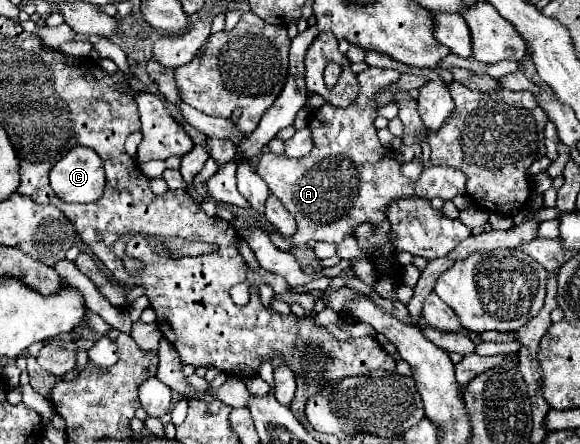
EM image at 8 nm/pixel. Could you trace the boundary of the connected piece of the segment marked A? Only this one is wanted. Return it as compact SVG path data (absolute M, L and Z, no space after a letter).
M366 68L364 72L358 74L358 86L360 86L360 94L358 98L348 106L348 108L338 108L332 106L330 102L324 102L324 106L316 108L310 114L310 130L312 130L312 142L314 148L308 156L302 158L286 158L284 154L272 154L272 152L264 152L256 164L256 172L258 176L268 184L268 190L272 196L276 196L284 208L296 216L298 222L298 232L296 232L296 240L320 240L320 242L334 242L340 244L344 238L354 236L354 228L358 224L370 224L374 228L374 236L370 236L370 240L374 240L374 244L388 244L392 242L390 236L390 220L386 216L386 208L398 200L398 198L442 198L452 200L458 194L466 194L466 176L462 176L462 172L448 168L448 166L430 166L422 170L420 180L410 182L402 176L400 172L400 162L394 160L394 154L384 148L378 142L376 136L376 128L374 128L374 110L378 108L372 98L374 94L392 84L394 80L398 80L398 72L396 70L384 70L384 68Z

